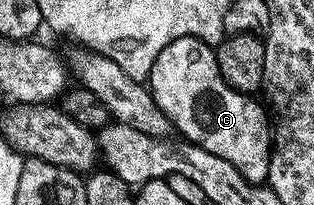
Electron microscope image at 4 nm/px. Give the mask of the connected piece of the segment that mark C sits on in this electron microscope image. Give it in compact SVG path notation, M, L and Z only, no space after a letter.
M180 37L180 45L168 46L171 47L172 53L160 54L168 57L172 65L180 65L180 73L176 73L176 69L168 69L168 73L151 73L150 90L153 97L160 97L160 109L174 126L175 132L180 132L185 137L185 142L205 148L206 151L213 152L214 155L221 156L222 159L232 163L247 181L267 182L272 159L274 129L265 106L263 104L260 106L255 96L238 92L226 83L226 79L222 79L218 71L215 48L209 42L200 37Z

